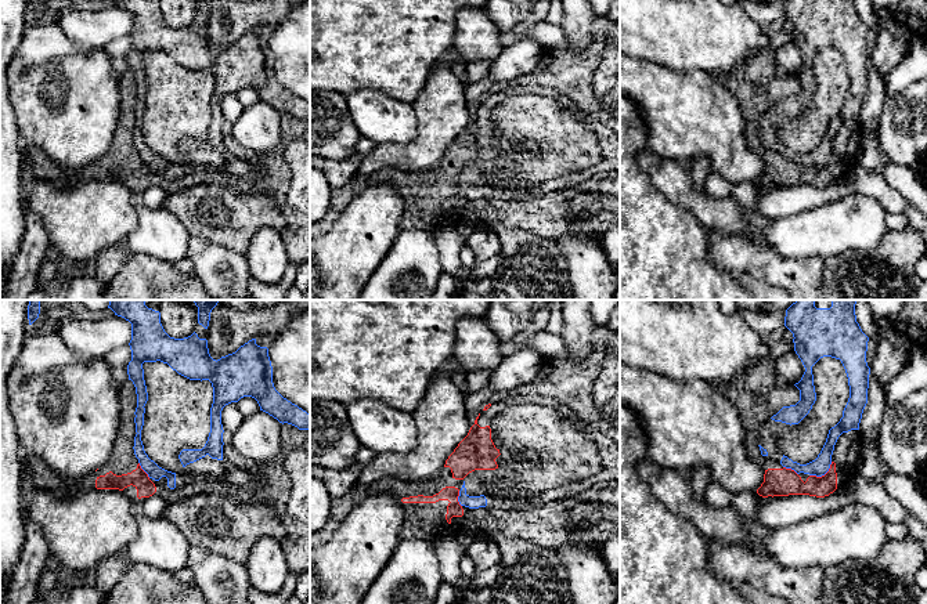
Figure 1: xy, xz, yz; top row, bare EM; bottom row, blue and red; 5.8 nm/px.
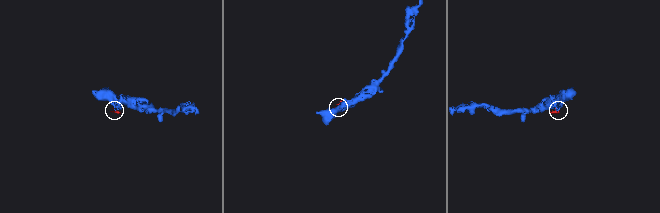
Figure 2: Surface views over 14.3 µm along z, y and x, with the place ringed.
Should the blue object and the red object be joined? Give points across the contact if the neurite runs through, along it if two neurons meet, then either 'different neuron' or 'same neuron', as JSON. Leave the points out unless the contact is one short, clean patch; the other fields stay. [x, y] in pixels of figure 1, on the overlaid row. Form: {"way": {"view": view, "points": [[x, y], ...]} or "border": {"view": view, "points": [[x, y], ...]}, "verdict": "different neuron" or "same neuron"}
{"border": {"view": "yz", "points": [[832, 462], [823, 474], [810, 476]]}, "verdict": "different neuron"}

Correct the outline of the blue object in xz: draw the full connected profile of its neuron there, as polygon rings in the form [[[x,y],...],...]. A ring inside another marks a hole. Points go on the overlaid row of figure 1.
[[[465,481],[459,491],[458,502],[461,506],[469,507],[469,509],[479,509],[487,506],[487,499],[484,495],[480,496],[469,496],[466,493]]]

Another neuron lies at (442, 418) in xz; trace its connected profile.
[[[447,373],[433,379],[414,417],[416,446],[407,453],[375,453],[372,463],[362,467],[360,484],[369,485],[383,478],[429,481],[440,474],[448,456],[470,430],[465,395]]]

